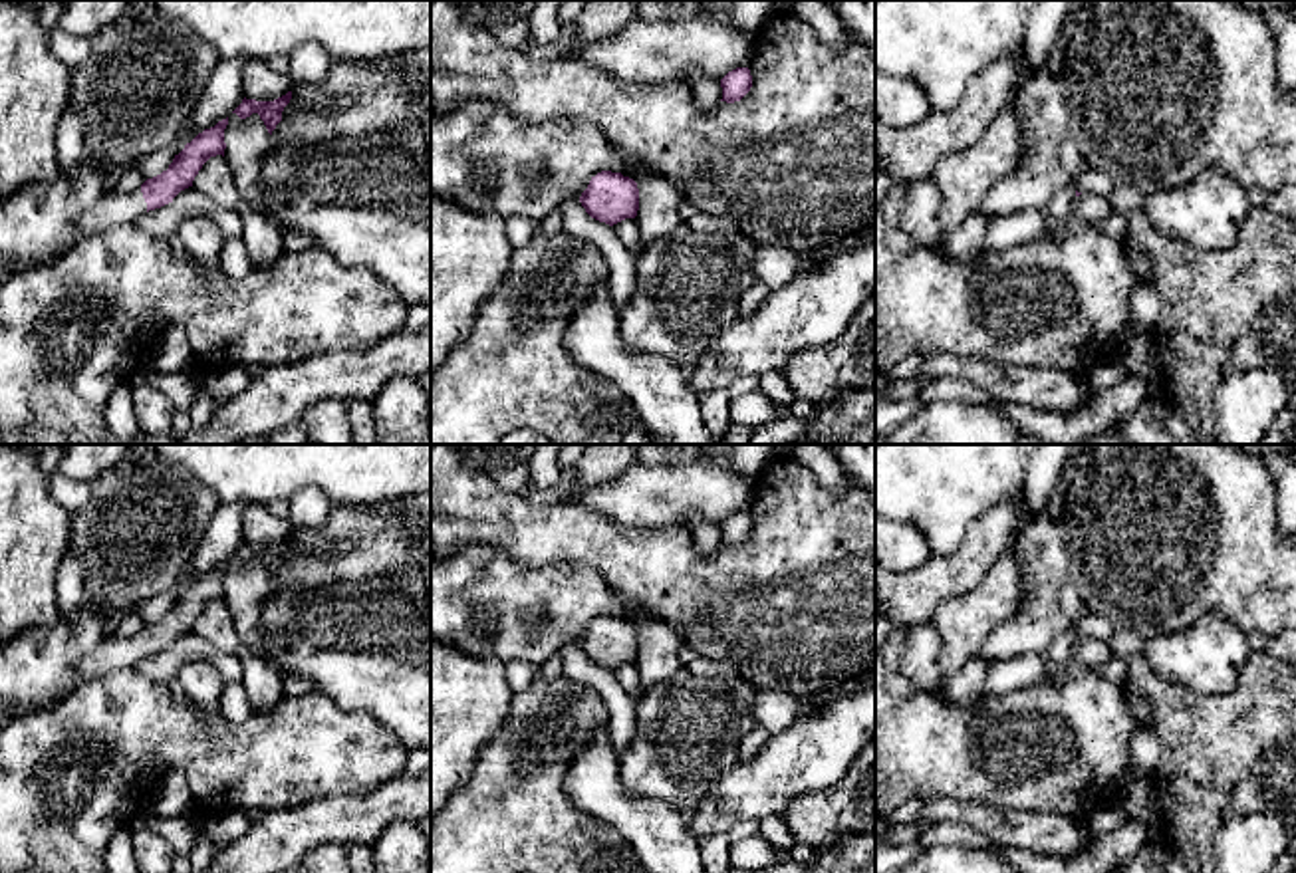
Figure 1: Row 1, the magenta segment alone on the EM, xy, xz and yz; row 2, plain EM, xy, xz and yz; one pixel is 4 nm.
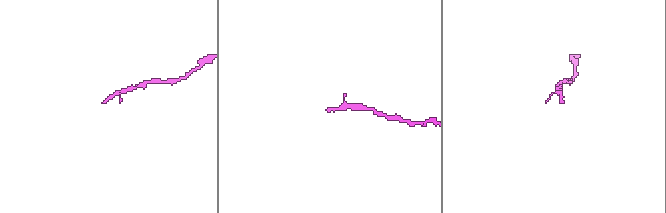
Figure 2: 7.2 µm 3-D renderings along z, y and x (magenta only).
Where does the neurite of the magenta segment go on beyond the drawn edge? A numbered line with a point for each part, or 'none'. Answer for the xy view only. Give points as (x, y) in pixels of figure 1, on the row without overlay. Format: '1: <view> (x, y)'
1: xy (114, 653)

